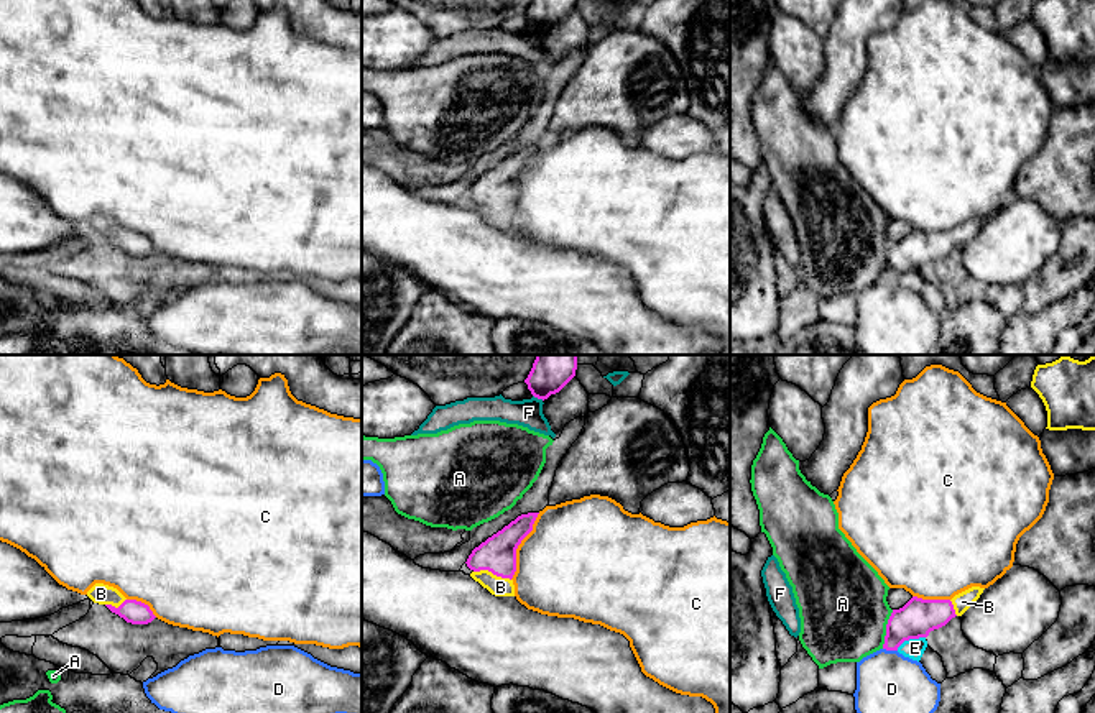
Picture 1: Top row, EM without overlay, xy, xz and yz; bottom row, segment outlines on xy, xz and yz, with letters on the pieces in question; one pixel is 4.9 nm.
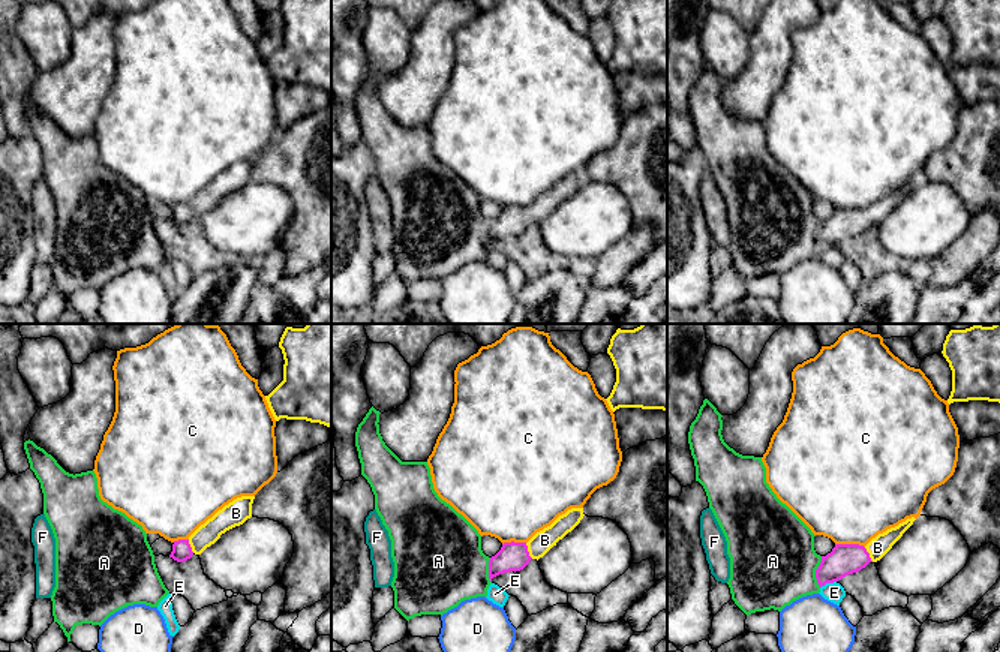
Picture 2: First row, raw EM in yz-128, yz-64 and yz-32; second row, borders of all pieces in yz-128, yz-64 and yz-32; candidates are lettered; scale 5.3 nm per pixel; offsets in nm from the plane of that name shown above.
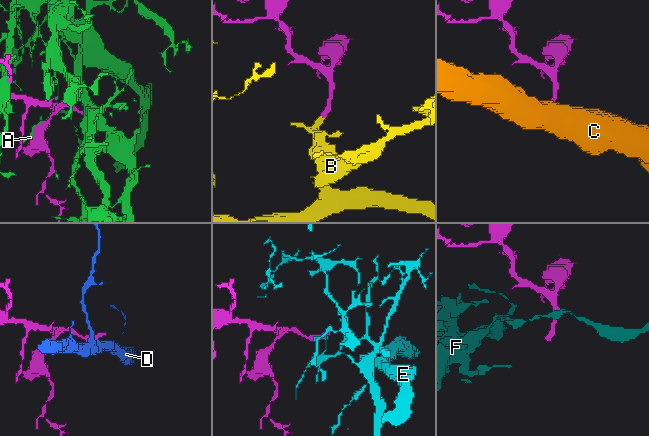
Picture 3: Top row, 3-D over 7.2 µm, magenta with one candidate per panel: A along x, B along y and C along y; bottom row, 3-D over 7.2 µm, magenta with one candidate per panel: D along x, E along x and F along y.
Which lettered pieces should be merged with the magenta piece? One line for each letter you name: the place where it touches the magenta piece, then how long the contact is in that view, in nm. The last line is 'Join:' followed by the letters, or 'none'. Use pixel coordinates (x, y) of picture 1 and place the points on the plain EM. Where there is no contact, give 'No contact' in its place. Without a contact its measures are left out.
B: Touches magenta at xz (492, 204). Shared border 190 nm
Join: B

